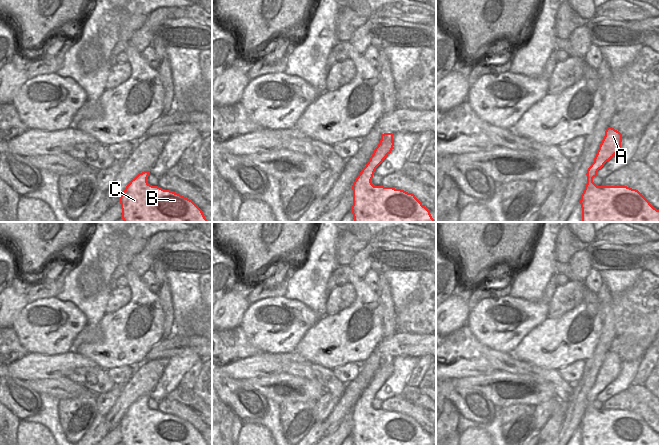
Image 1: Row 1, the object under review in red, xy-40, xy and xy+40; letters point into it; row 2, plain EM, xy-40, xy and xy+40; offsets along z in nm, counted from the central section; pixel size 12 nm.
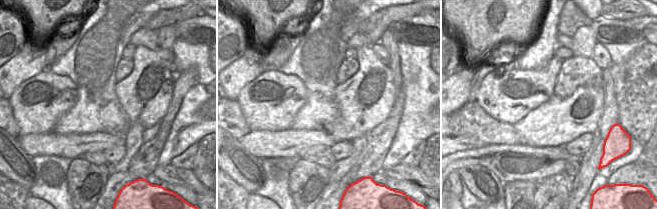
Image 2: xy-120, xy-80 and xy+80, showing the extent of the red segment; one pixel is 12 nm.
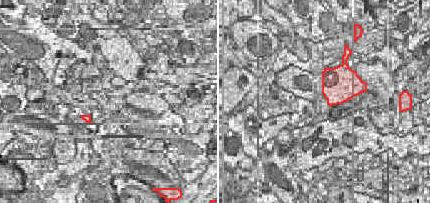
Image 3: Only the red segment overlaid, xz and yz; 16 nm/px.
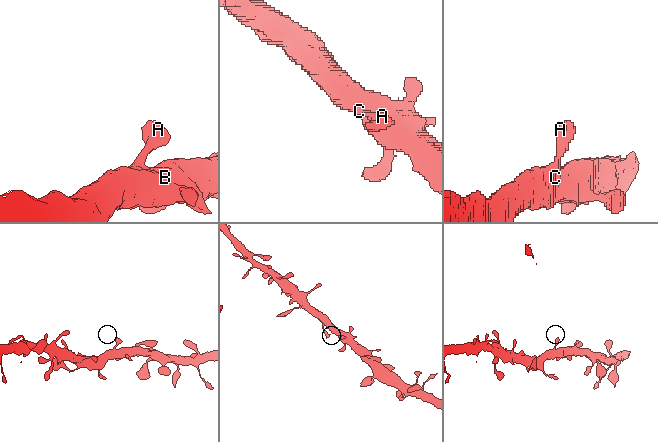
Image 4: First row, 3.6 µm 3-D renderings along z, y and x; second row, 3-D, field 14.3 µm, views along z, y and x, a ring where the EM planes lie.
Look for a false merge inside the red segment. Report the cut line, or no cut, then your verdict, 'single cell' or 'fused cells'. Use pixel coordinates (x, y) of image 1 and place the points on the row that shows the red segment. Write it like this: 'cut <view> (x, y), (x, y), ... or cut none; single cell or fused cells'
cut none; single cell

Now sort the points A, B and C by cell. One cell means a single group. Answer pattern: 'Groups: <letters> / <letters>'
Groups: A B C

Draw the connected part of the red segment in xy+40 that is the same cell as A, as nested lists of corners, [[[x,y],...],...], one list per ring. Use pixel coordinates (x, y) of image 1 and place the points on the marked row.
[[[608,127],[594,162],[586,173],[587,184],[579,201],[582,208],[582,222],[660,222],[660,210],[654,208],[638,190],[627,186],[597,186],[593,182],[598,170],[618,153],[621,142],[622,134],[614,128]]]

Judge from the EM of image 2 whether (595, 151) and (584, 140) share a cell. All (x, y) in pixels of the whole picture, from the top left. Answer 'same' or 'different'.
different

